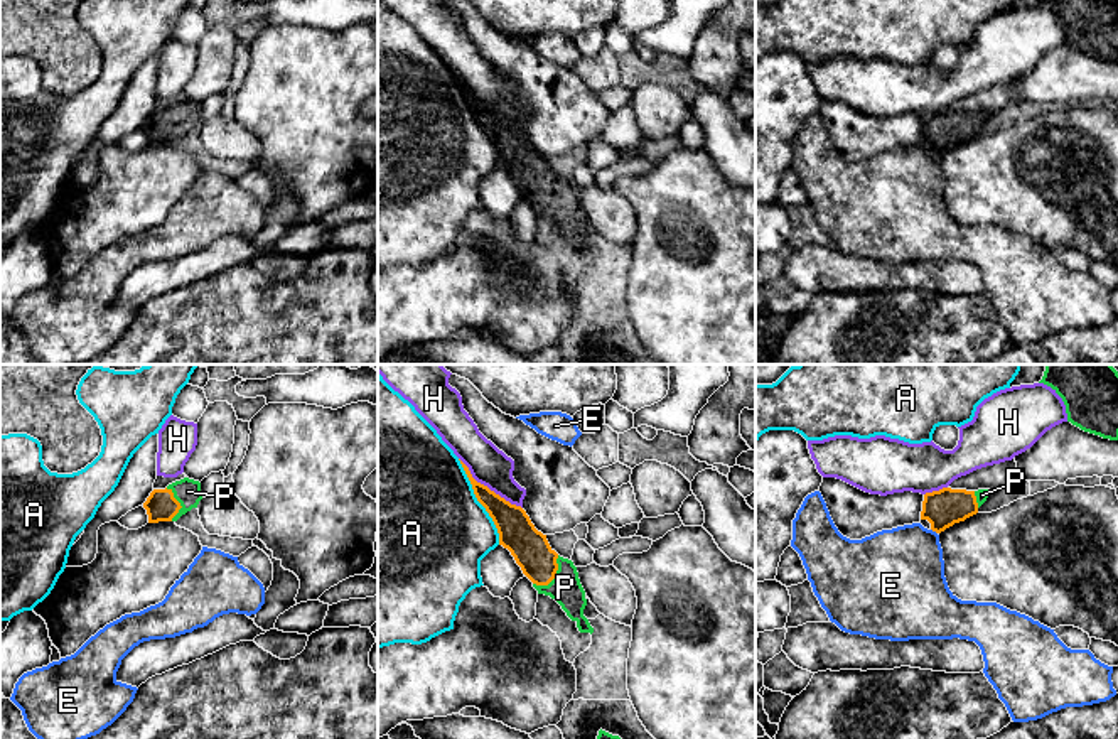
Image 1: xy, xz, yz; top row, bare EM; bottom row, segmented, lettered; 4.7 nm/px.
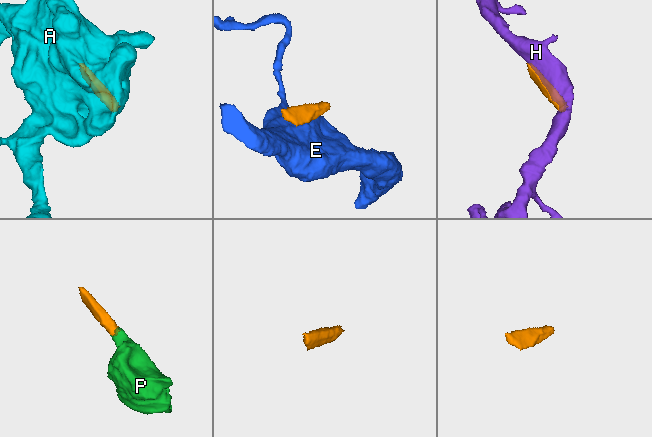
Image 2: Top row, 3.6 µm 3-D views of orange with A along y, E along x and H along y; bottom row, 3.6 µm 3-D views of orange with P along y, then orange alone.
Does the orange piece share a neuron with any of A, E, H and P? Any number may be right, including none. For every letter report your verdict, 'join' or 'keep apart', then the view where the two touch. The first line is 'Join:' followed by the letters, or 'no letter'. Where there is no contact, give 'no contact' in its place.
Join: P
A: keep apart | xz
E: keep apart | yz
H: keep apart | xz
P: join | xz

